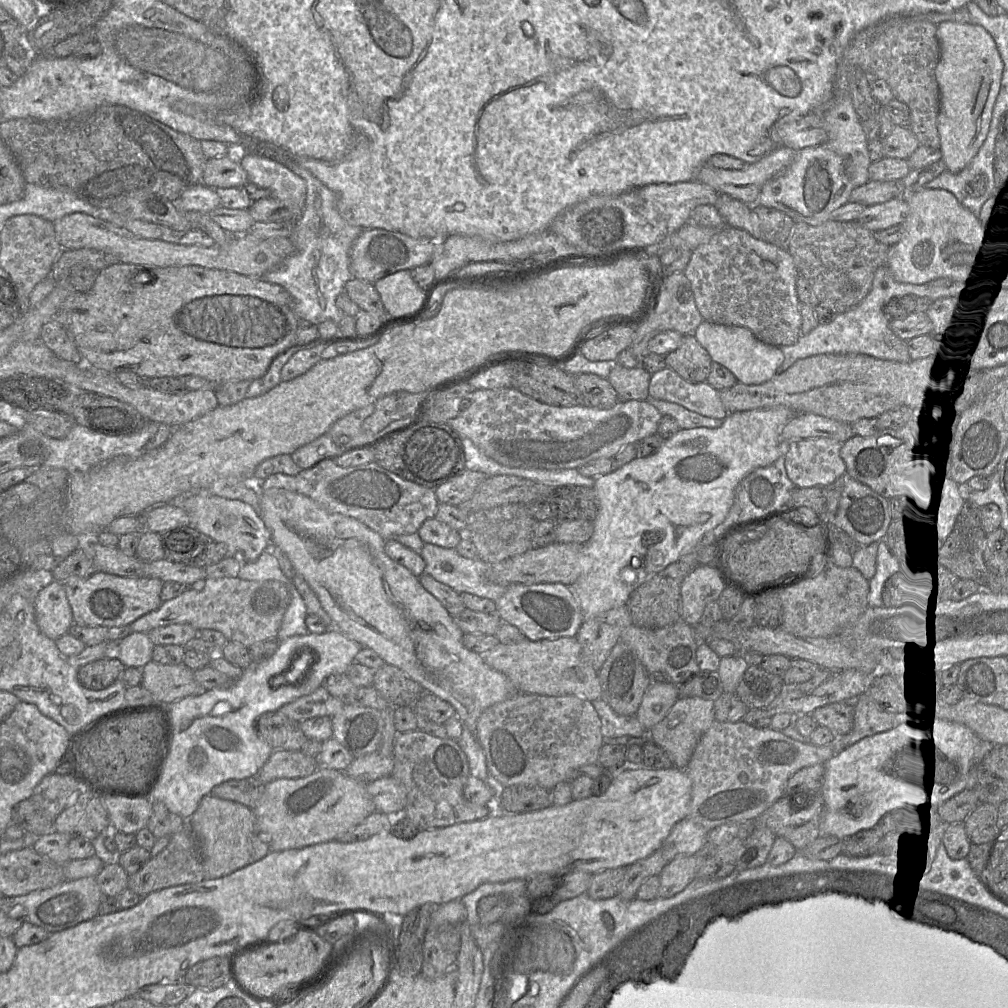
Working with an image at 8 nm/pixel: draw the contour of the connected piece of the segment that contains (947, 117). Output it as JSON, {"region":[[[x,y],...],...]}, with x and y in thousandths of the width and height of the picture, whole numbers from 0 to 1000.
{"region":[[[946,21],[934,22],[930,25],[930,38],[933,44],[933,59],[928,68],[928,75],[933,91],[931,113],[933,149],[939,169],[948,173],[964,161],[979,137],[986,105],[992,91],[996,62],[987,40],[973,25]]]}

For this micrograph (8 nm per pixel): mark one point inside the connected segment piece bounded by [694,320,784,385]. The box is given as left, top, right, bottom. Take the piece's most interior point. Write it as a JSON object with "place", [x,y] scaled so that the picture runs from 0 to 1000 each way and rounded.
{"place":[746,359]}

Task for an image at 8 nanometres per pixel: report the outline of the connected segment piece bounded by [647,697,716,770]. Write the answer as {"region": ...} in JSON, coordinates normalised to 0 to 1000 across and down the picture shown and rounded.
{"region":[[[674,691],[660,712],[645,722],[642,725],[642,729],[645,735],[658,742],[665,749],[670,762],[681,764],[695,731],[701,726],[709,715],[707,695],[699,694],[693,691]]]}

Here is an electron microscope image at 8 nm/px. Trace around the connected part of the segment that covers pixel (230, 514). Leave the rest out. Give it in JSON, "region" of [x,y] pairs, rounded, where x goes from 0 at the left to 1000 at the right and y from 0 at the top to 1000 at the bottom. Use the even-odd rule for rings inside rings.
{"region":[[[180,491],[167,499],[185,507],[188,516],[188,522],[216,538],[223,539],[228,545],[228,552],[240,559],[253,558],[270,539],[269,529],[258,510],[241,497],[213,491]]]}

